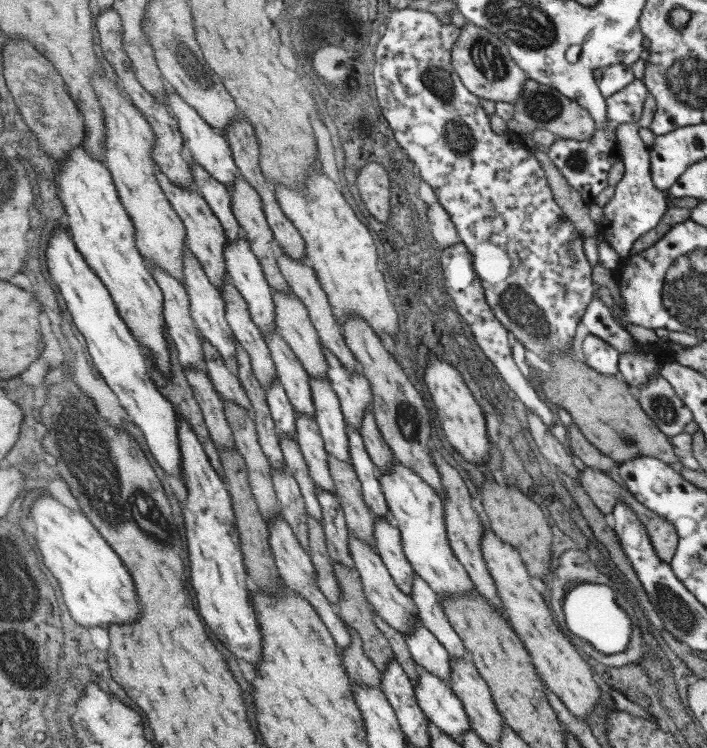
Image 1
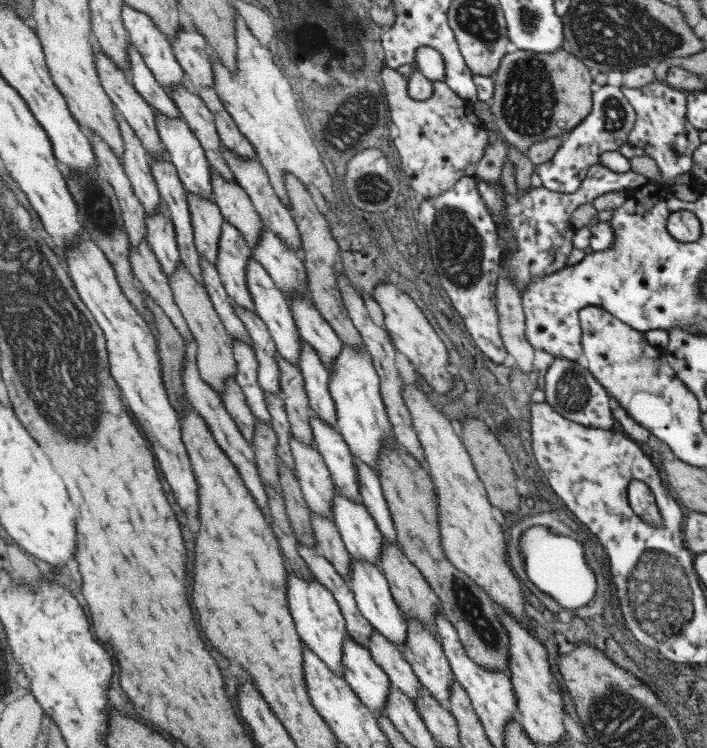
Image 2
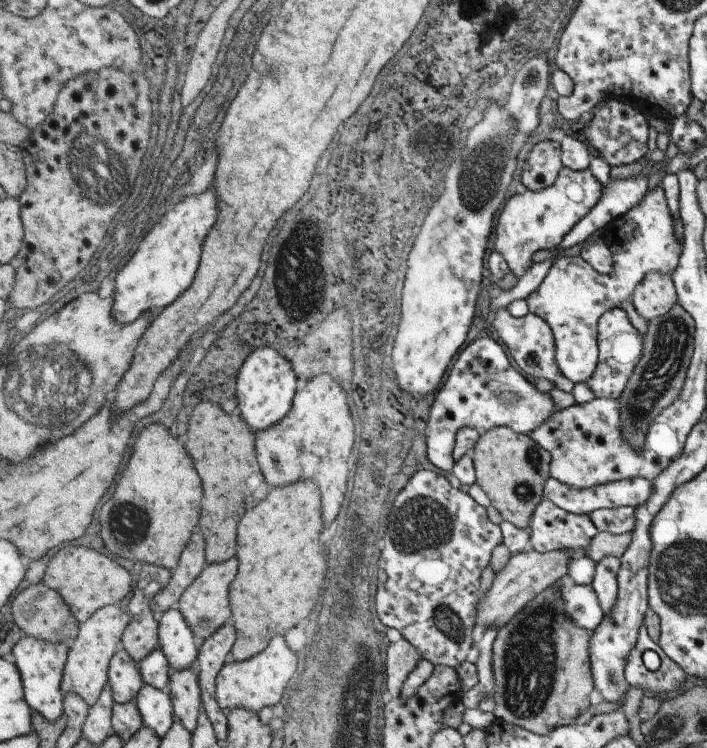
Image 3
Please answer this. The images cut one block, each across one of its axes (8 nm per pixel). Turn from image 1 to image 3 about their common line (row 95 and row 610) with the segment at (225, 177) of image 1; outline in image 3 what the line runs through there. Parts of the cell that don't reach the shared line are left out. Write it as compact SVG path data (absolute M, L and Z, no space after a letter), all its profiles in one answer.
M169 610L159 618L159 650L165 652L171 672L183 672L195 668L199 660L199 646L195 632L191 630L185 614L177 610Z

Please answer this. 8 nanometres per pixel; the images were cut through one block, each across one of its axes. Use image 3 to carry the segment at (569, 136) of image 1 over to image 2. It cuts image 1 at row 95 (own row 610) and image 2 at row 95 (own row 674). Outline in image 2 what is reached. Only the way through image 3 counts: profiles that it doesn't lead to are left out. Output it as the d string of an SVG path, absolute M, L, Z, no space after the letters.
M511 48L493 72L495 96L487 106L493 114L491 124L497 126L509 146L515 146L525 154L535 142L563 138L587 118L593 108L591 84L593 74L567 48L559 48L551 54L533 54L529 50Z

